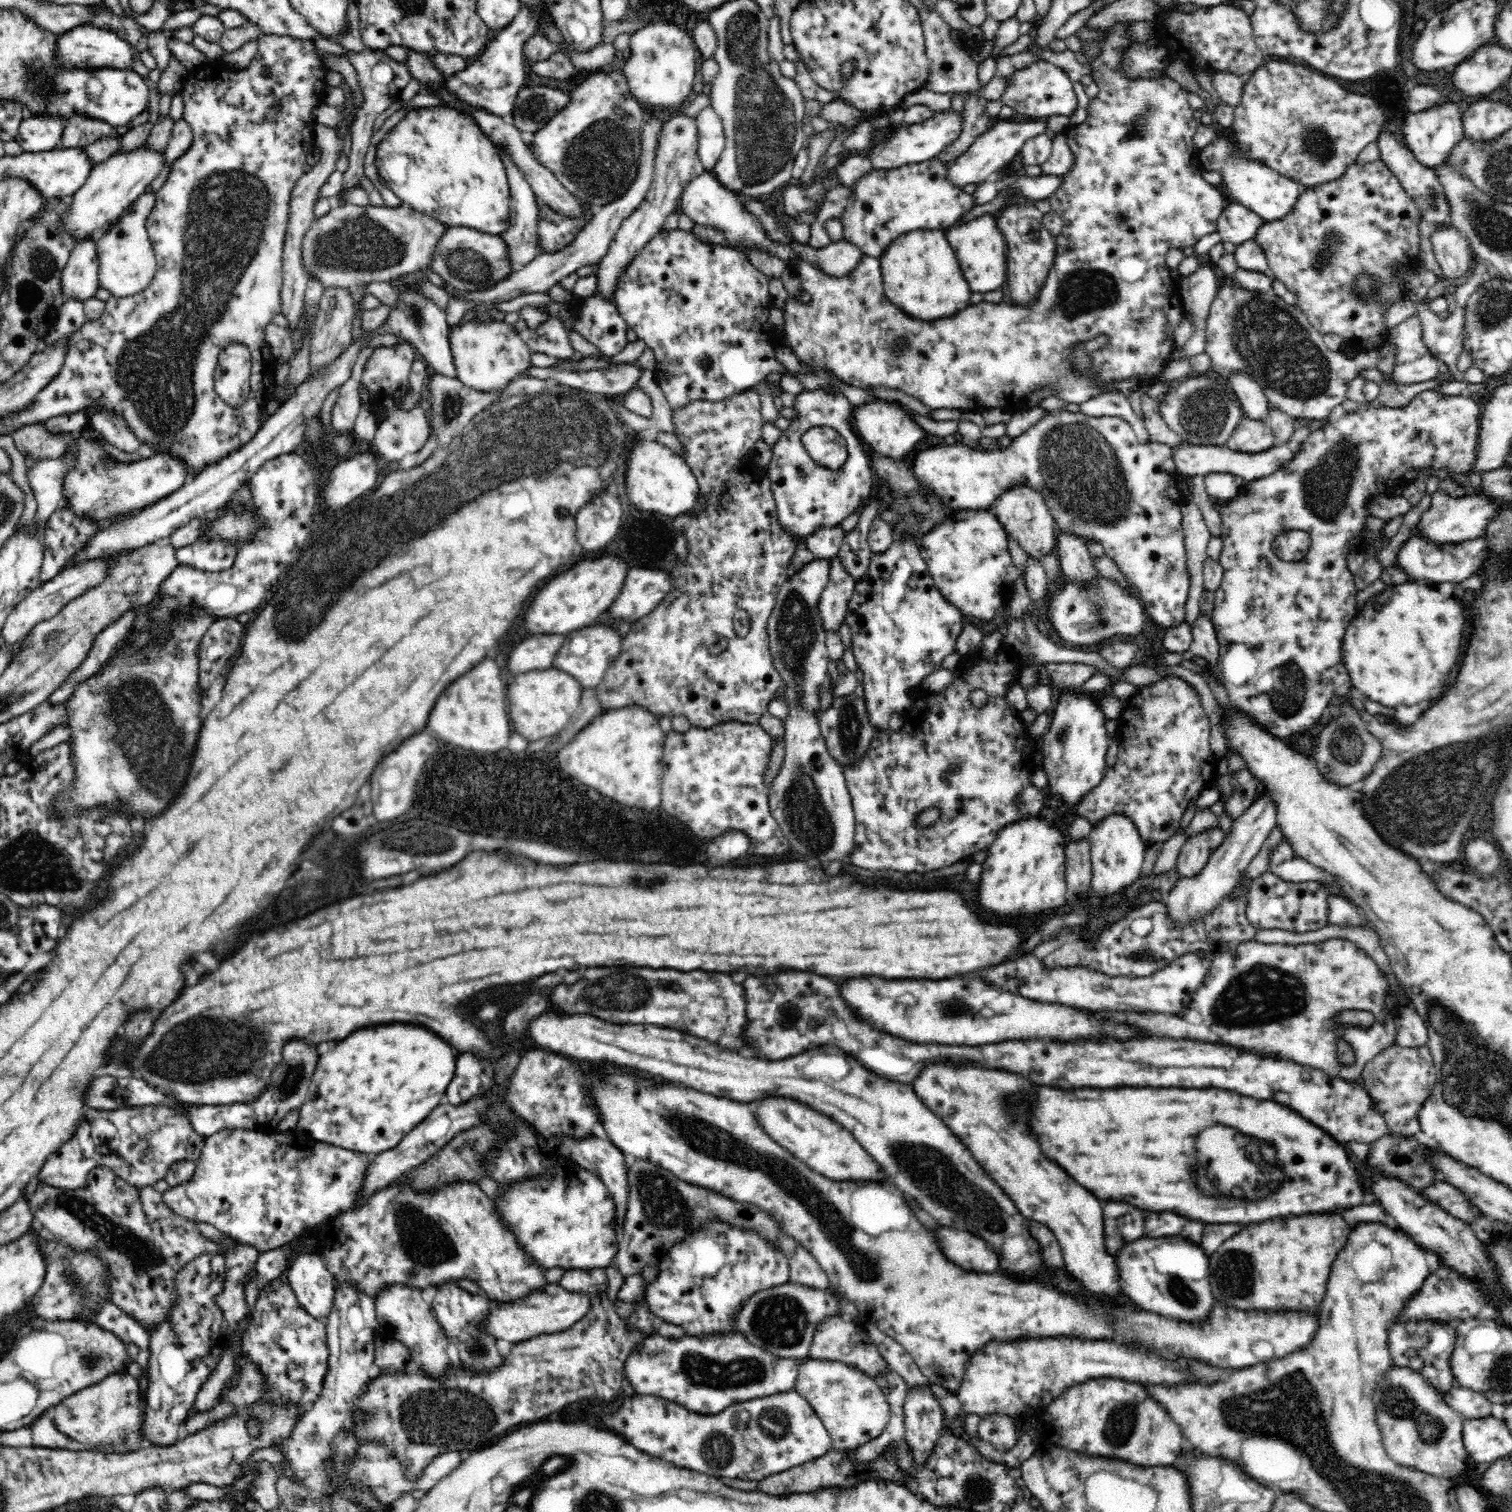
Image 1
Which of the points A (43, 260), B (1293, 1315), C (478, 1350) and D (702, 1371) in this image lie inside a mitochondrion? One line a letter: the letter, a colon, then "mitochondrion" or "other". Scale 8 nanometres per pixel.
A: mitochondrion
B: other
C: mitochondrion
D: mitochondrion

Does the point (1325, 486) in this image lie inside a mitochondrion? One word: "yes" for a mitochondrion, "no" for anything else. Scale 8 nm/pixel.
yes

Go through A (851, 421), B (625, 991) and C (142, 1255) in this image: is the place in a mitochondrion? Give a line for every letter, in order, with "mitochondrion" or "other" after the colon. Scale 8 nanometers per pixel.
A: other
B: mitochondrion
C: mitochondrion

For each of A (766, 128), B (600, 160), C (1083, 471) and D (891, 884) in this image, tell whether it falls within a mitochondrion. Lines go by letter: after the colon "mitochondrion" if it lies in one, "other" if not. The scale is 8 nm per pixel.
A: mitochondrion
B: mitochondrion
C: mitochondrion
D: other

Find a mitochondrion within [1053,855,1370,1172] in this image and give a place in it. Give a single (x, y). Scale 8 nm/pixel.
(1262, 993)

